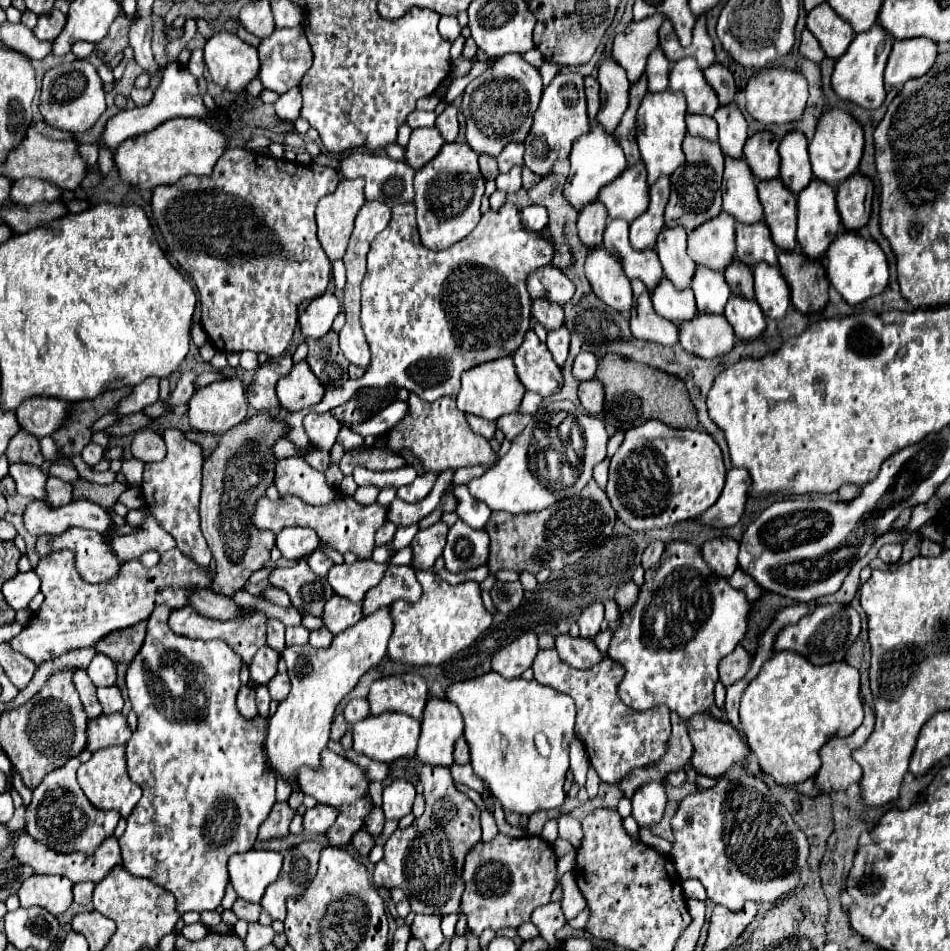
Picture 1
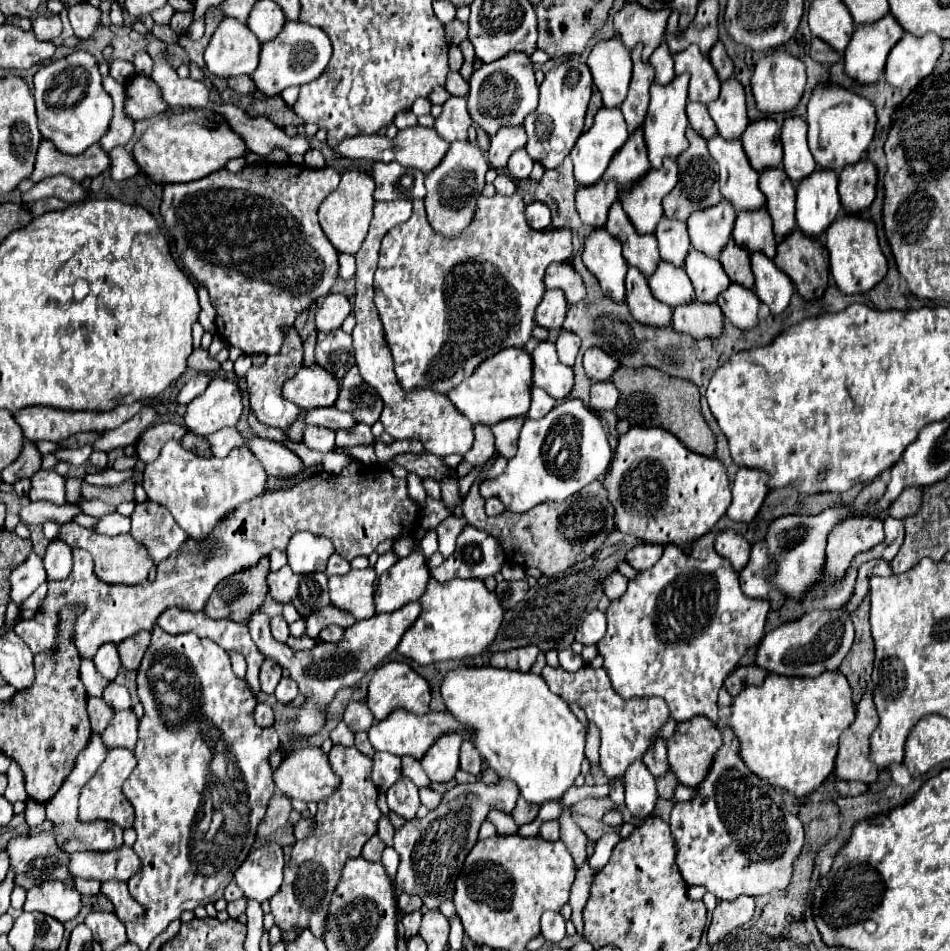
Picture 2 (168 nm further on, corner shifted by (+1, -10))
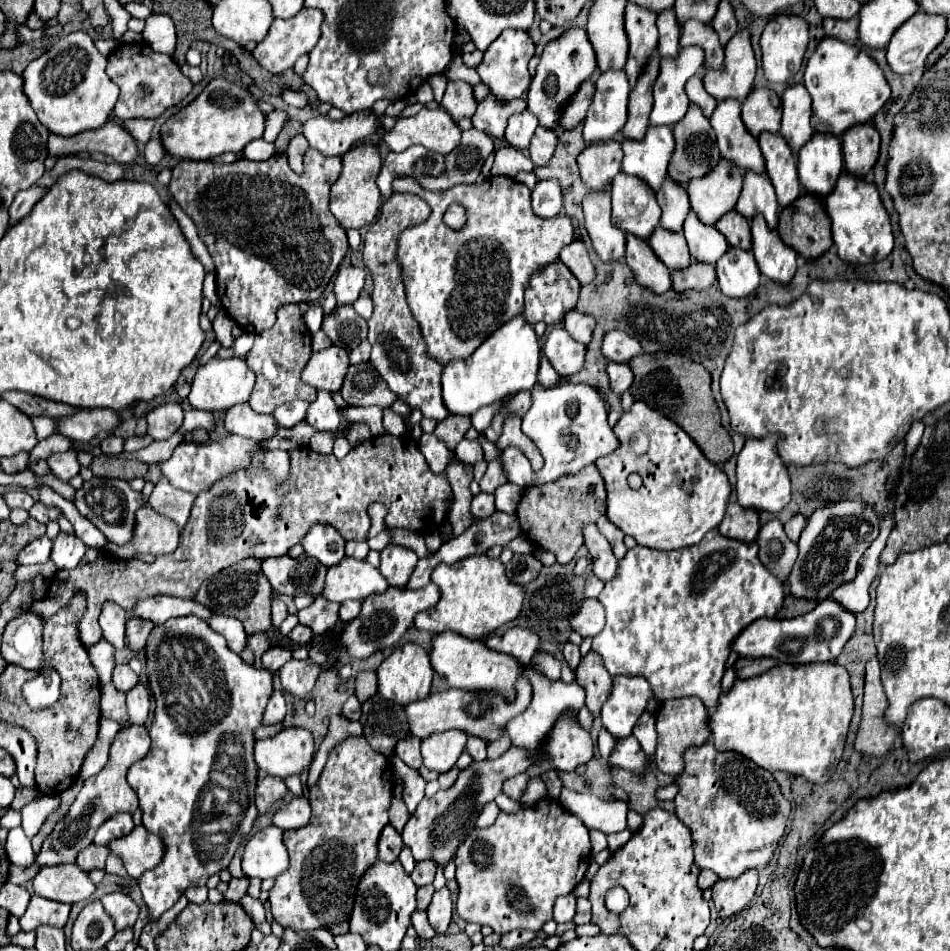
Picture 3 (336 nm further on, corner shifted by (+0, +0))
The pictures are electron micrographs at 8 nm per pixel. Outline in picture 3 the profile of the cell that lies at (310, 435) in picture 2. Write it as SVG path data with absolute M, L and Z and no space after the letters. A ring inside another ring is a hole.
M320 389L316 401L310 403L306 421L318 431L334 431L340 425L340 413L332 399L332 393Z

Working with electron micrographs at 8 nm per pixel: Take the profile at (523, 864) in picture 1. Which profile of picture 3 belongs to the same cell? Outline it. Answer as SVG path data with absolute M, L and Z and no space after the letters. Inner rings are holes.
M544 797L540 799L538 803L534 805L528 805L528 807L522 807L520 811L516 813L504 813L500 811L498 819L494 821L494 825L490 827L484 827L484 829L474 829L466 841L460 845L458 853L456 853L456 881L458 881L458 901L456 901L456 911L458 915L466 921L466 923L478 923L478 925L490 925L496 933L504 935L508 931L514 931L514 929L532 929L532 931L540 931L544 927L546 921L552 919L552 907L554 907L554 901L556 897L560 895L568 895L574 891L574 887L584 879L584 873L588 869L588 863L590 863L590 837L588 837L588 827L582 823L580 817L576 817L574 813L570 813L568 809L564 809L564 805L558 801L558 799L552 799L552 797Z

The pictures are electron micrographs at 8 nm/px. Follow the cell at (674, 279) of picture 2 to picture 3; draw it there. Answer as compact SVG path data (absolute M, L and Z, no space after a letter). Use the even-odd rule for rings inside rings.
M658 225L656 233L652 233L648 243L652 245L654 253L664 261L664 265L670 271L686 269L692 263L692 257L682 233L668 233L668 229L660 229Z

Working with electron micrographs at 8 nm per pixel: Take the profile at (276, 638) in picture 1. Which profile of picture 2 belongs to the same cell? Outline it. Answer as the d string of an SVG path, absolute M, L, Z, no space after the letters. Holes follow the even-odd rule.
M277 615L277 617L271 619L271 633L273 633L273 637L275 637L279 643L285 643L285 641L287 641L287 637L289 637L289 627L287 627L287 623L285 623L285 619L283 619L281 615Z

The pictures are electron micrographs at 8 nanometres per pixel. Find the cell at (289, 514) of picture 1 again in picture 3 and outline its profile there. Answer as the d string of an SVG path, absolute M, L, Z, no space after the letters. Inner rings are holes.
M394 435L370 437L364 443L360 443L358 447L354 447L344 459L336 459L334 453L316 453L308 447L292 449L288 453L290 453L290 473L288 473L286 481L282 481L282 483L274 481L272 477L268 477L256 469L248 469L248 471L242 469L242 471L232 473L232 477L222 477L220 481L216 481L216 485L212 485L212 489L208 489L208 493L202 493L200 497L196 497L188 525L184 525L180 543L178 543L174 553L160 555L154 563L144 563L144 561L124 563L120 559L108 557L100 549L88 547L86 555L82 557L82 561L78 563L76 569L58 571L58 575L54 577L54 581L46 593L46 599L42 603L32 603L32 611L38 613L40 617L48 619L56 611L60 611L60 607L68 605L68 601L72 601L72 597L78 591L84 593L86 595L86 611L80 619L78 630L80 641L86 647L90 647L102 639L98 615L102 611L104 601L114 599L122 609L132 613L136 601L144 599L144 597L154 597L154 595L164 593L164 595L190 599L196 595L202 581L206 581L208 577L226 569L228 565L234 565L234 563L248 559L248 557L264 559L264 557L286 555L288 549L294 547L296 543L300 543L304 533L316 523L332 525L346 541L366 541L368 529L370 529L370 515L366 509L374 501L380 501L386 505L388 513L386 513L384 523L390 529L402 527L402 529L410 529L410 531L420 533L422 531L422 517L424 517L424 529L426 529L426 533L430 533L430 531L440 529L440 525L444 525L444 521L448 517L446 505L452 499L450 481L448 481L446 473L434 475L430 471L430 467L426 463L422 451L418 449L416 441L410 441L408 437L394 437Z

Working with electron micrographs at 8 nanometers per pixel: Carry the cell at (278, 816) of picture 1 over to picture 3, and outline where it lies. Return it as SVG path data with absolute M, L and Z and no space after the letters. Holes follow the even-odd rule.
M258 775L256 781L256 807L260 813L270 809L276 801L280 801L286 795L286 785L278 777L268 777L268 775Z

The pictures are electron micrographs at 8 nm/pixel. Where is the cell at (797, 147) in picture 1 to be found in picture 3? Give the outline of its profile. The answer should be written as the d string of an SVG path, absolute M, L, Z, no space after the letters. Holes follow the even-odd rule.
M792 83L786 87L782 95L782 127L780 135L788 141L792 151L798 151L814 133L810 127L810 109L812 99L808 97L808 91L804 89L802 83Z

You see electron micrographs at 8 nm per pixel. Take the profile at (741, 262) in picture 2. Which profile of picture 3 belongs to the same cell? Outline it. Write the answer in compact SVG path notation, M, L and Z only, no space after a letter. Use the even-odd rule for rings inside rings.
M736 209L728 211L720 221L716 221L716 229L728 239L732 247L750 249L752 247L752 235L750 235L750 223L746 217L740 217Z

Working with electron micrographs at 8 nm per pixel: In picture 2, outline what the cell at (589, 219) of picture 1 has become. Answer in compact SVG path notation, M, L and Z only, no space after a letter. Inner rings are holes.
M597 183L595 187L579 189L575 195L577 213L585 225L593 225L593 229L601 229L607 221L607 211L617 199L615 183Z

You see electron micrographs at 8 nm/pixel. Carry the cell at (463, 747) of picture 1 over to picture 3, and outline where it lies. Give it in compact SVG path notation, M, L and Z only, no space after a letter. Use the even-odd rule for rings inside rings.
M468 737L466 749L468 749L468 753L472 755L474 761L484 761L486 759L486 743L480 741L480 737Z

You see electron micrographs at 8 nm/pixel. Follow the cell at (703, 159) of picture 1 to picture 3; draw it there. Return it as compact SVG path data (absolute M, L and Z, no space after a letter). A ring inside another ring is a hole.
M690 103L688 113L676 123L674 137L676 137L676 153L672 153L672 161L668 169L668 175L672 179L680 183L688 183L694 177L706 175L720 161L720 151L716 149L716 135L712 133L710 119L704 117L702 109L696 103Z

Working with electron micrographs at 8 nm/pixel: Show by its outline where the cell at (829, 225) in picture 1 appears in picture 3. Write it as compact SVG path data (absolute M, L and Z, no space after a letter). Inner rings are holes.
M814 133L798 151L798 177L806 191L814 195L828 195L844 167L840 137L824 137Z

